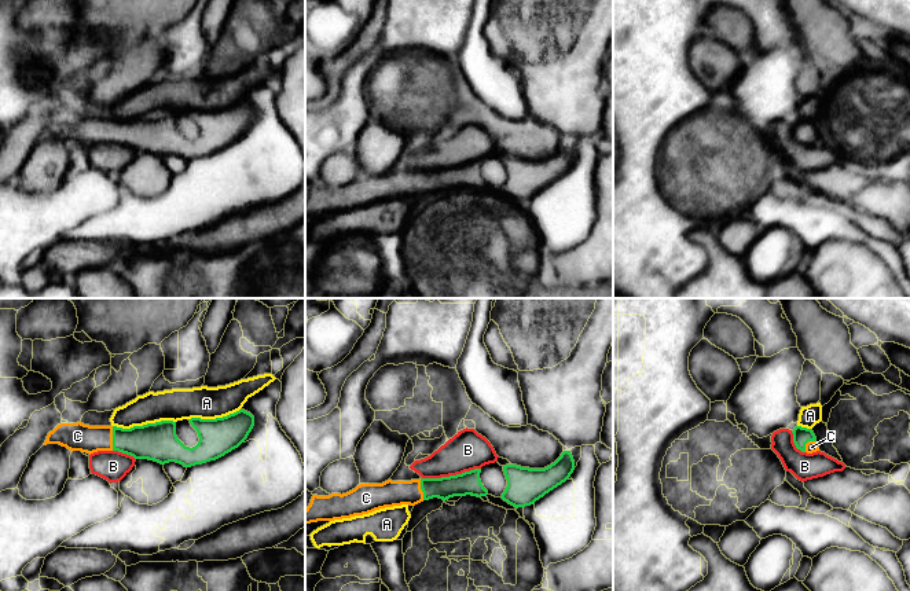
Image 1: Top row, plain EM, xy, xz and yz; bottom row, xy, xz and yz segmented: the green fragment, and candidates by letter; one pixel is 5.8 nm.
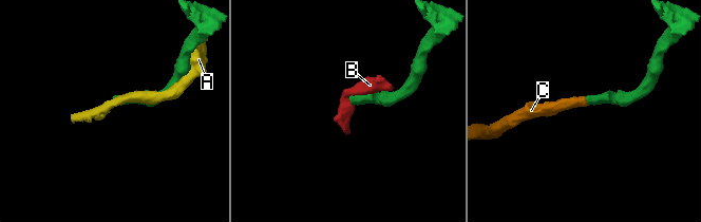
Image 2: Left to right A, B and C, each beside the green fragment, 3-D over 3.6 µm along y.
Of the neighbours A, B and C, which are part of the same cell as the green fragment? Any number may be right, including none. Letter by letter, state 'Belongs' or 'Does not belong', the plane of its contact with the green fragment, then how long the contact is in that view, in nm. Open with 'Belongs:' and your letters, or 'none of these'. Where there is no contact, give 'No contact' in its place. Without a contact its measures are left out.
Belongs: C
A: Does not belong. Touches green in xy. Shared border 360 nm
B: Does not belong. Touches green in xz. Shared border 360 nm
C: Belongs. Touches green in xy. Shared border 140 nm

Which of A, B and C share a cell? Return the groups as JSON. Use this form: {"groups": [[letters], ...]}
{"groups": [["A"], ["B"], ["C"]]}

